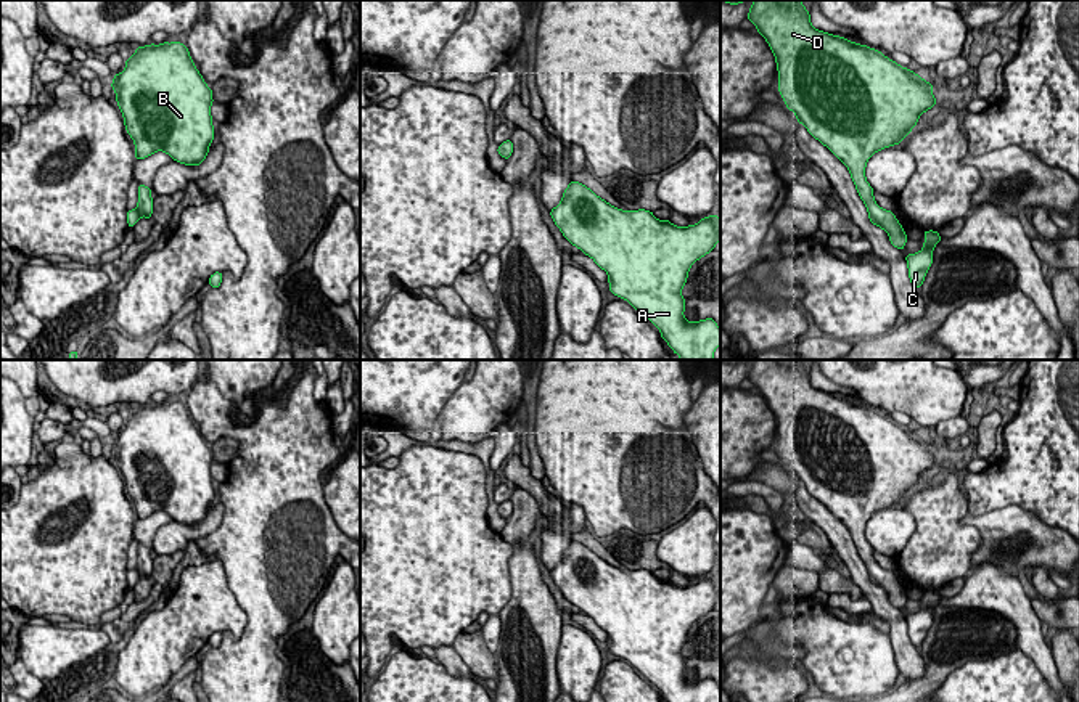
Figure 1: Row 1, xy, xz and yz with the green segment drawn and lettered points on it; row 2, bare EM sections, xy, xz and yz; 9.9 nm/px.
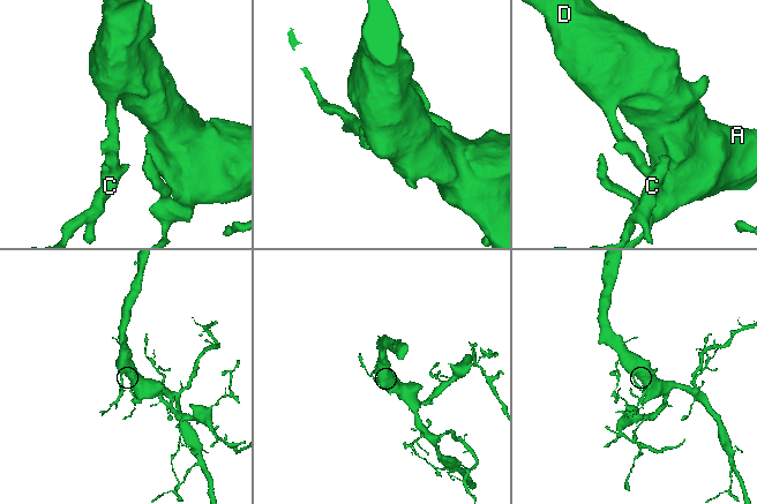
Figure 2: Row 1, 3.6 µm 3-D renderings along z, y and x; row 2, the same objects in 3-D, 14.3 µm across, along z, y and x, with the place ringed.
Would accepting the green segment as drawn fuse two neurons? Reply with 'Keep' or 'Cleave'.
Keep

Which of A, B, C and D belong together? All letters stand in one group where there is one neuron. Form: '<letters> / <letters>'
A B C D

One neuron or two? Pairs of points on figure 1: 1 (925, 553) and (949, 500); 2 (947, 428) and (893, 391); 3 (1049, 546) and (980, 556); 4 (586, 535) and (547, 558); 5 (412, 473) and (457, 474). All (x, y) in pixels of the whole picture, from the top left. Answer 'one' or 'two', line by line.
1: one
2: two
3: one
4: two
5: one

